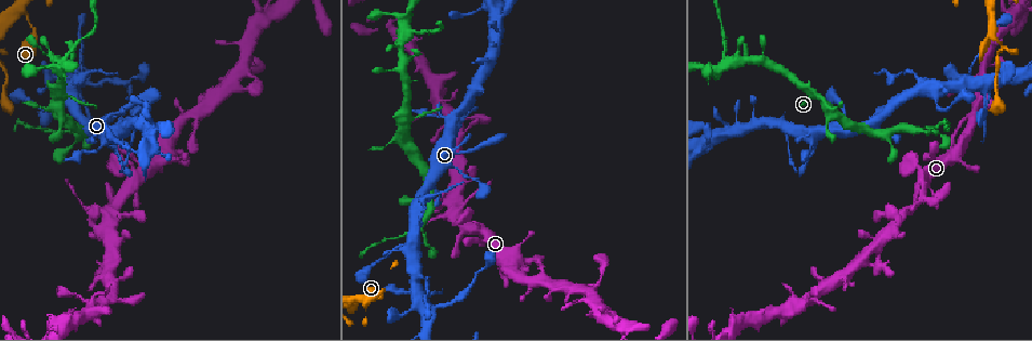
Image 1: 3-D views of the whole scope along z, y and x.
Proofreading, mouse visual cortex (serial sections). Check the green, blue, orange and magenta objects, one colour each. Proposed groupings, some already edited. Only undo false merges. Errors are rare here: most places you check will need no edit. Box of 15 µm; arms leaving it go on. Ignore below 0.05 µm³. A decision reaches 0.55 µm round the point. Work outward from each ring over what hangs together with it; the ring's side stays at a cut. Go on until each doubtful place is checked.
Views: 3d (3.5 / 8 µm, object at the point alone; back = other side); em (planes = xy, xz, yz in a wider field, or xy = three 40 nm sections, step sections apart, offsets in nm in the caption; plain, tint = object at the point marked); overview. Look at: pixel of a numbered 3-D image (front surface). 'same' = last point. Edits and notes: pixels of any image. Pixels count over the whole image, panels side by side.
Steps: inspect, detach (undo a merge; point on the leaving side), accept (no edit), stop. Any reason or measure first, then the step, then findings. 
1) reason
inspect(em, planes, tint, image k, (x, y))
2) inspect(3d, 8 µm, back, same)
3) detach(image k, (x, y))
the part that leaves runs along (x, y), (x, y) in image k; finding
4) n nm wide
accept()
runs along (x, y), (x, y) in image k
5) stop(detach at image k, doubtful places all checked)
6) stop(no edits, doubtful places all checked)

narrows sharply
inspect(3d, 3.5 µm, image 1, (426, 277))

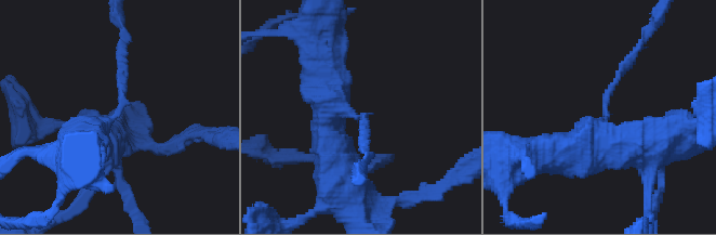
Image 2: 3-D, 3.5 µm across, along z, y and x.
arms of 150, 500 nm
inspect(em, xy, step 3, tint, image 2, (361, 117))

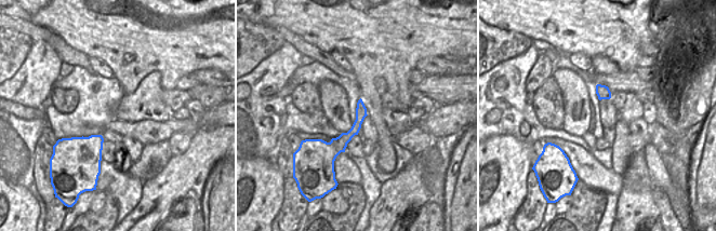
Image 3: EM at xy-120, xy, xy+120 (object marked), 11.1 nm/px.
accept()
runs along (575, 147), (592, 144), (606, 94), (639, 44) in image 2; all the same cell

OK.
small branch off a trunk
inspect(3d, 3.5 µm, image 1, (992, 9))

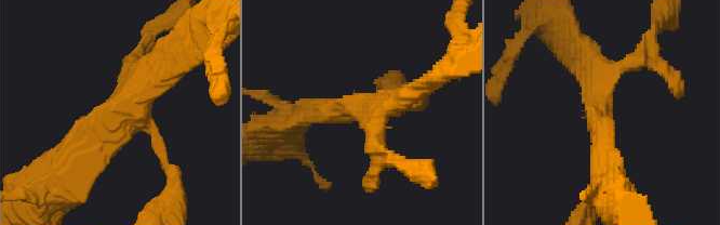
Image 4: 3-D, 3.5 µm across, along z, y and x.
4 arms; arms of 100, 250, 350, 350 nm
inspect(em, planes, tint, image 4, (138, 117))

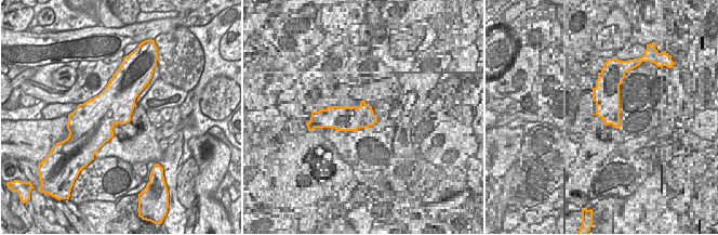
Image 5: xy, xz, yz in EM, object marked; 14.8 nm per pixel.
accept()
runs along (173, 176), (140, 117), (76, 159) in image 4; all the same cell

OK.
abrupt turn
inspect(3d, 3.5 µm, image 1, (420, 219))

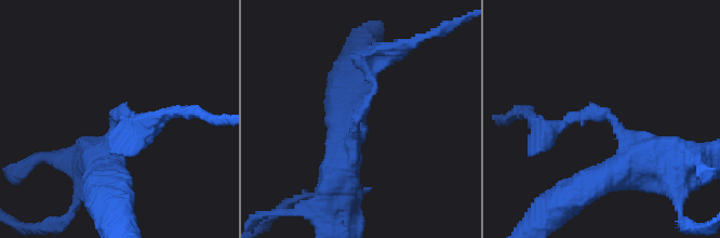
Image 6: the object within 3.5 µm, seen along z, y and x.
arms of 150, 400 nm; shape alone is not enough
inspect(em, xy, step 1, plain, image 6, (604, 113))

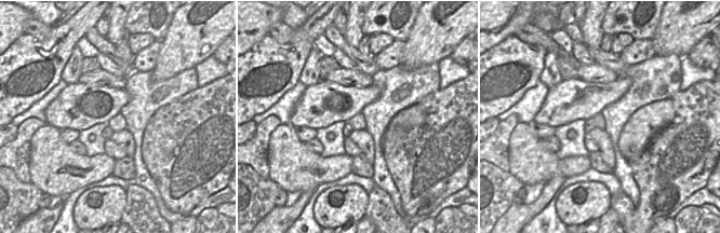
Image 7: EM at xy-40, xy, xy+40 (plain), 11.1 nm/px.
inspect(em, xy, step 1, tint, same)

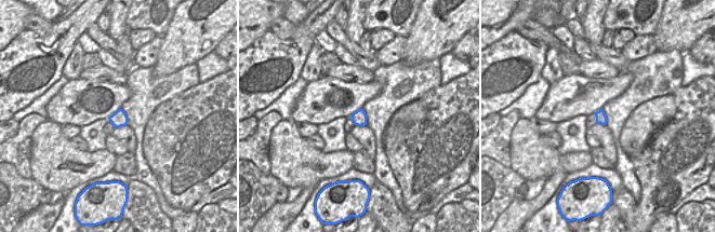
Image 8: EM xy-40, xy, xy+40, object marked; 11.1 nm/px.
accept()
runs along (626, 170), (631, 149), (607, 113), (546, 133) in image 6; one cell here

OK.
small branch off a trunk
inspect(3d, 3.5 µm, image 1, (416, 32))

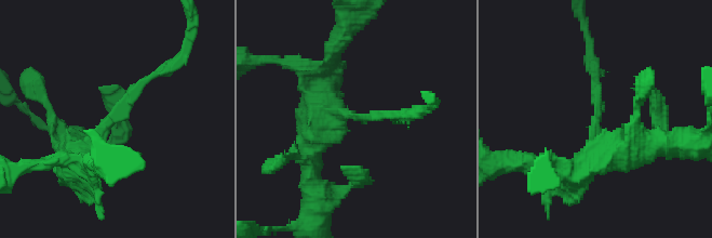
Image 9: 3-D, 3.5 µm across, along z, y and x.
3 arms; arms of 150, 400, 400 nm
inspect(em, xy, step 3, tint, image 9, (596, 127))

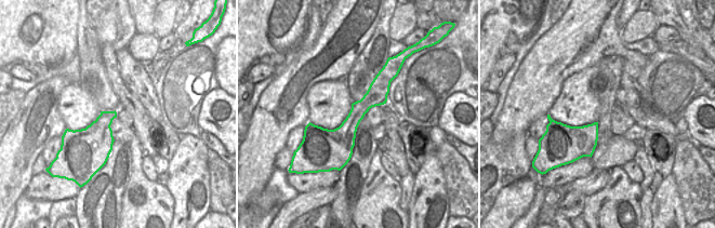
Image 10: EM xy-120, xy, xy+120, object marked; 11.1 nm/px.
accept()
runs along (388, 78), (339, 134), (315, 130) in image 10; all the same cell

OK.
stop(no edits, doubtful places all checked)

